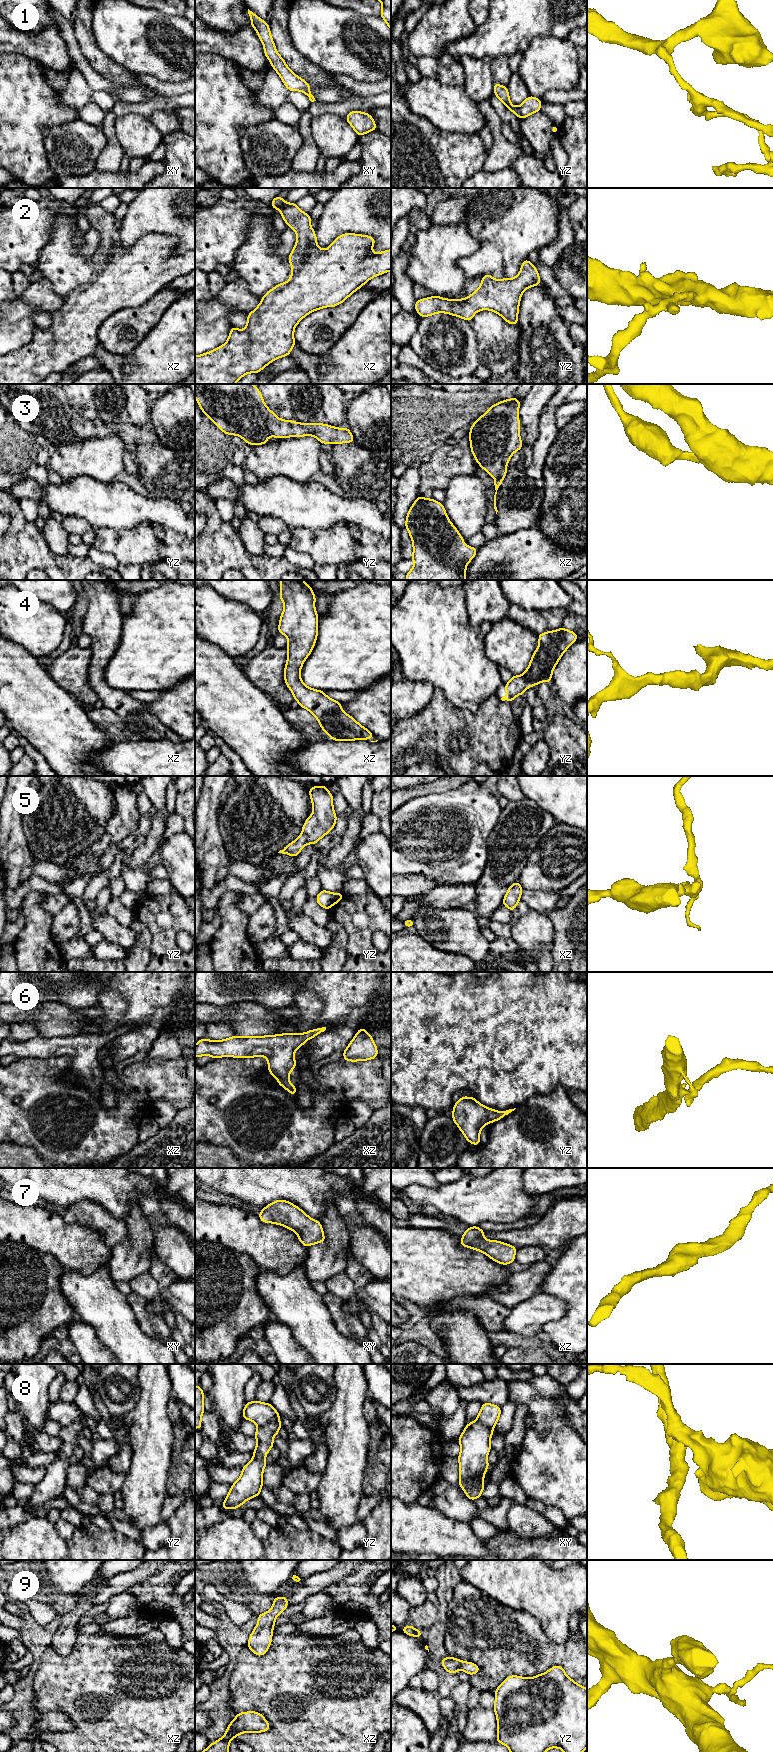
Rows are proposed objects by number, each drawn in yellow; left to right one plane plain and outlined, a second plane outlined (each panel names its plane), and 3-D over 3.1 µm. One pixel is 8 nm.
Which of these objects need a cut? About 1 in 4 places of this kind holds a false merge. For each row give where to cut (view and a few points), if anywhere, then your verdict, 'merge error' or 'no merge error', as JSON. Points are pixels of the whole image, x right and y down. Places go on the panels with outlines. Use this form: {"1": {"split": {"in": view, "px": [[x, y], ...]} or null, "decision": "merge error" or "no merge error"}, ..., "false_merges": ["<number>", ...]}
{"1": {"split": null, "decision": "no merge error"}, "2": {"split": null, "decision": "no merge error"}, "3": {"split": null, "decision": "no merge error"}, "4": {"split": null, "decision": "no merge error"}, "5": {"split": null, "decision": "no merge error"}, "6": {"split": null, "decision": "no merge error"}, "7": {"split": null, "decision": "no merge error"}, "8": {"split": {"in": "yz", "px": [[279, 1414], [258, 1427]]}, "decision": "merge error"}, "9": {"split": null, "decision": "no merge error"}, "false_merges": ["8"]}

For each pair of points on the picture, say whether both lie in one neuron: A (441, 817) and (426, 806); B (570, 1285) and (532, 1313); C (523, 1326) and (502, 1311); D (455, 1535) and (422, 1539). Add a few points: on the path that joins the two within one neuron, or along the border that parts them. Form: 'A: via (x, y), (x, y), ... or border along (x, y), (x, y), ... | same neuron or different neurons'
A: via (437, 817), (430, 810) | same neuron
B: border along (538, 1292), (562, 1299), (568, 1306), (566, 1314) | different neurons
C: border along (511, 1309), (511, 1312), (503, 1322), (503, 1330) | different neurons
D: via (447, 1535), (430, 1535) | same neuron

